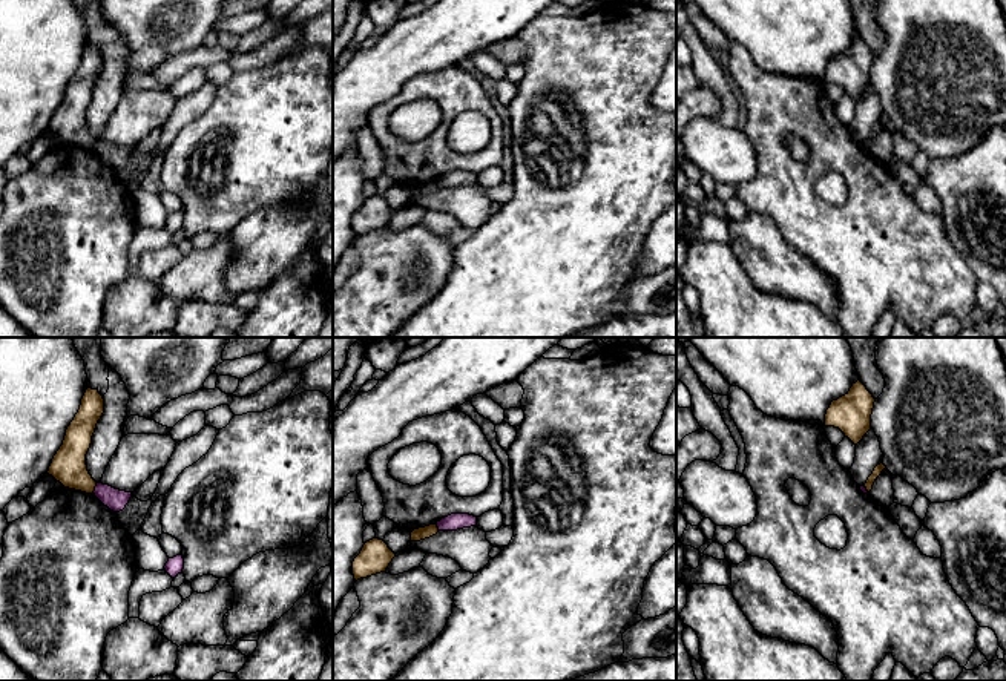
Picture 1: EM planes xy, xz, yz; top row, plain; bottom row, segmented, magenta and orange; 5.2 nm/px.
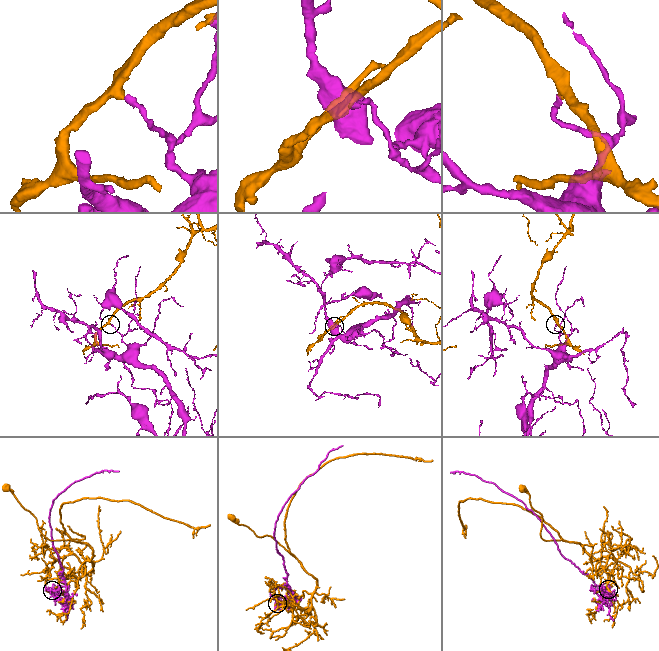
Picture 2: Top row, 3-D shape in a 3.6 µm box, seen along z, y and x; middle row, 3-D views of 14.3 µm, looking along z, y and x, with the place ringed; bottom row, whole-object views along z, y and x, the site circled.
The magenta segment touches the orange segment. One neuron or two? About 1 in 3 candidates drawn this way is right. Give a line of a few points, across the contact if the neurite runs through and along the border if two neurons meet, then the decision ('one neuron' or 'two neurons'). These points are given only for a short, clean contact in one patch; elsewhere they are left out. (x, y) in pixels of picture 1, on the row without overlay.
line xy (97, 140), (92, 149); two neurons

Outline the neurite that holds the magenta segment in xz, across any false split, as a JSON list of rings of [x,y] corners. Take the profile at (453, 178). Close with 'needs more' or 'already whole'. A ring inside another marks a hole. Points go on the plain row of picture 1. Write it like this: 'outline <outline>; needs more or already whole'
outline [[[451,170],[436,179],[439,187],[457,187],[477,181],[477,173],[469,170]]]; already whole

